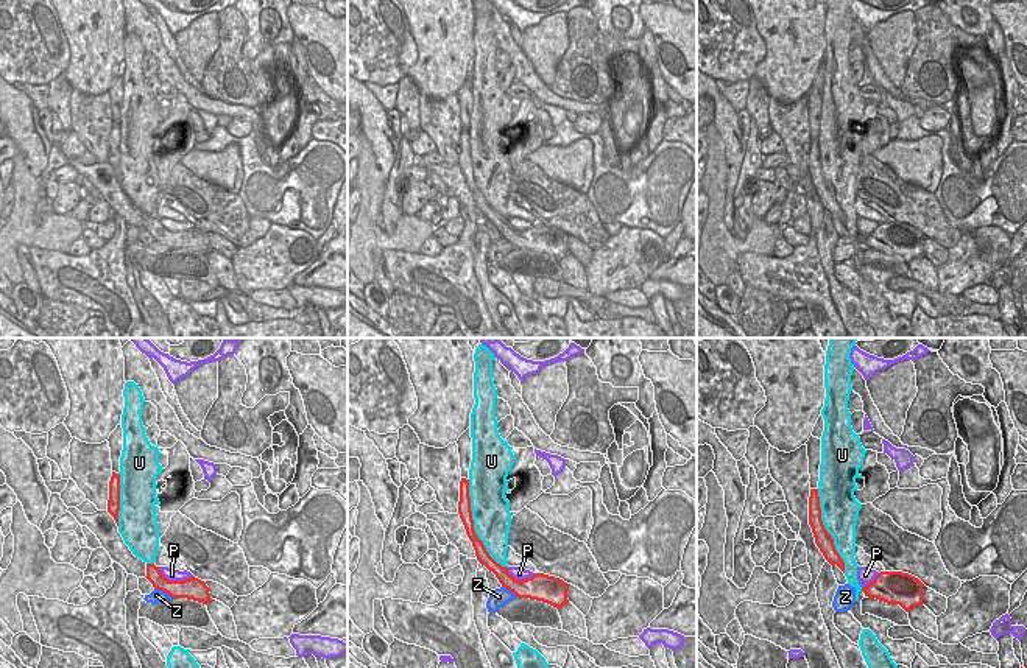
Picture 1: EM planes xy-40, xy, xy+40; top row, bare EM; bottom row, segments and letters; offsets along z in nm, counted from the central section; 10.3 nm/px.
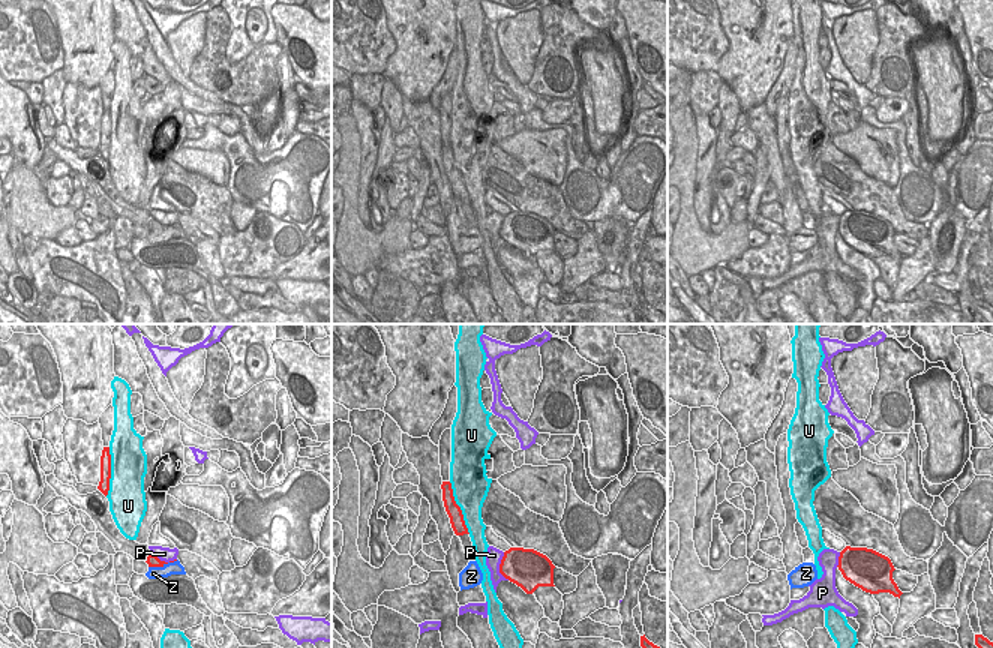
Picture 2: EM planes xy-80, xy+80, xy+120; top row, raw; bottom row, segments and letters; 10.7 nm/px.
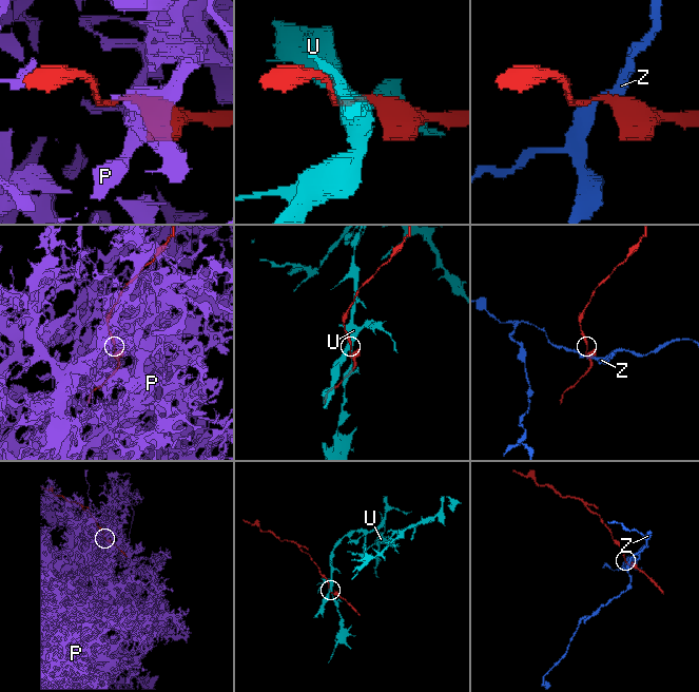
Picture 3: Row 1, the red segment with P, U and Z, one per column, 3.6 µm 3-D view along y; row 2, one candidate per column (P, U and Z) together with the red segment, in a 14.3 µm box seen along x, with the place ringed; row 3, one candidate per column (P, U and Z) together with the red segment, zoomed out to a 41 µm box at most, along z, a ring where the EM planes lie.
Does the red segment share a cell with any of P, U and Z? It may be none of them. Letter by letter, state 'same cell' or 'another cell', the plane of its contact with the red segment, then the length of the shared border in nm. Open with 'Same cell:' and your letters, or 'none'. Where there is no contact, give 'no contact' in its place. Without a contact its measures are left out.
Same cell: none
P: another cell; contact in xy-40; length 380 nm
U: another cell; contact in xy; length 1000 nm
Z: another cell; contact in xy-40; length 220 nm

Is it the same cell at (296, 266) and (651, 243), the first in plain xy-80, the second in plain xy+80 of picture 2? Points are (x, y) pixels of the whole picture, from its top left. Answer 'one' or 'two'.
one

